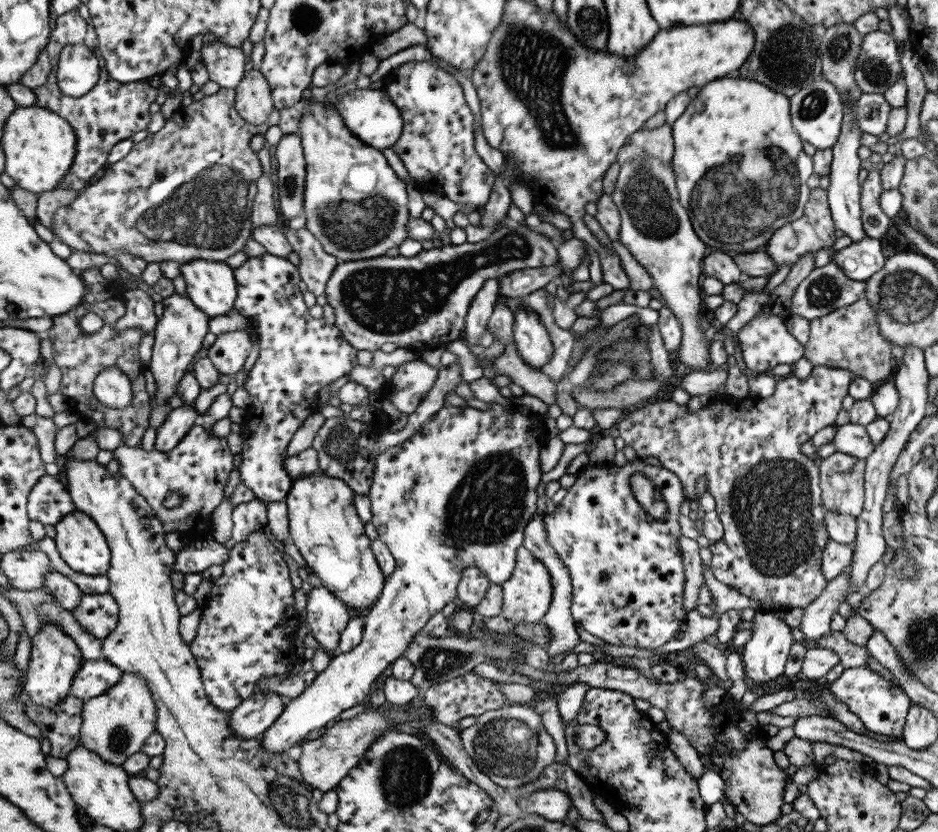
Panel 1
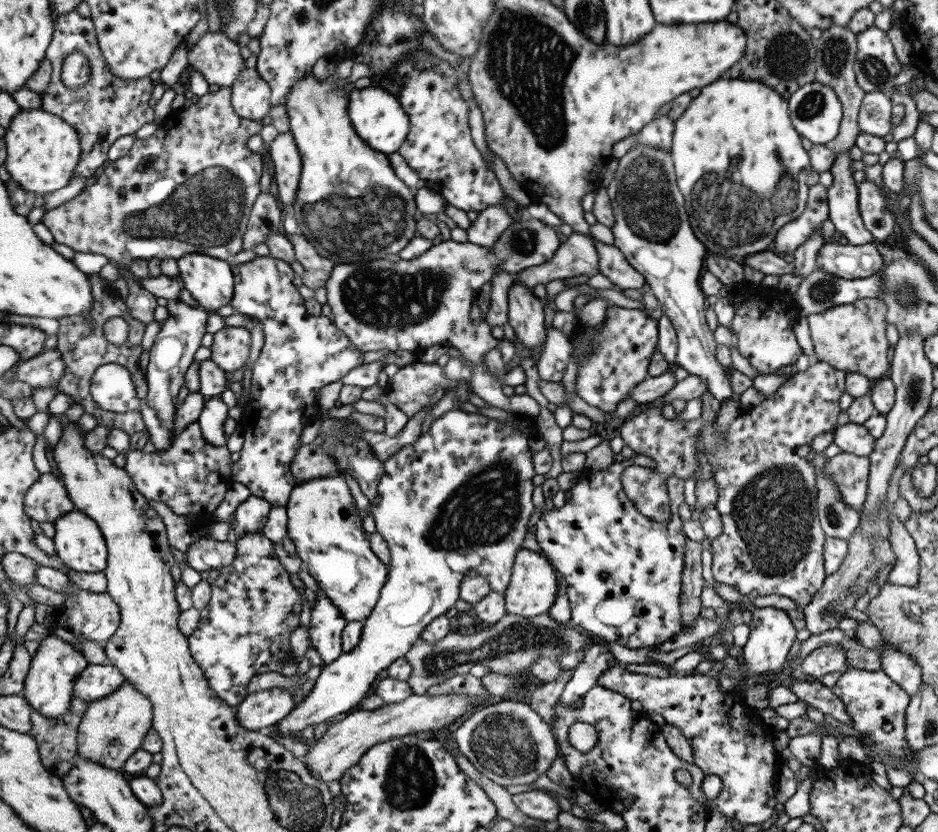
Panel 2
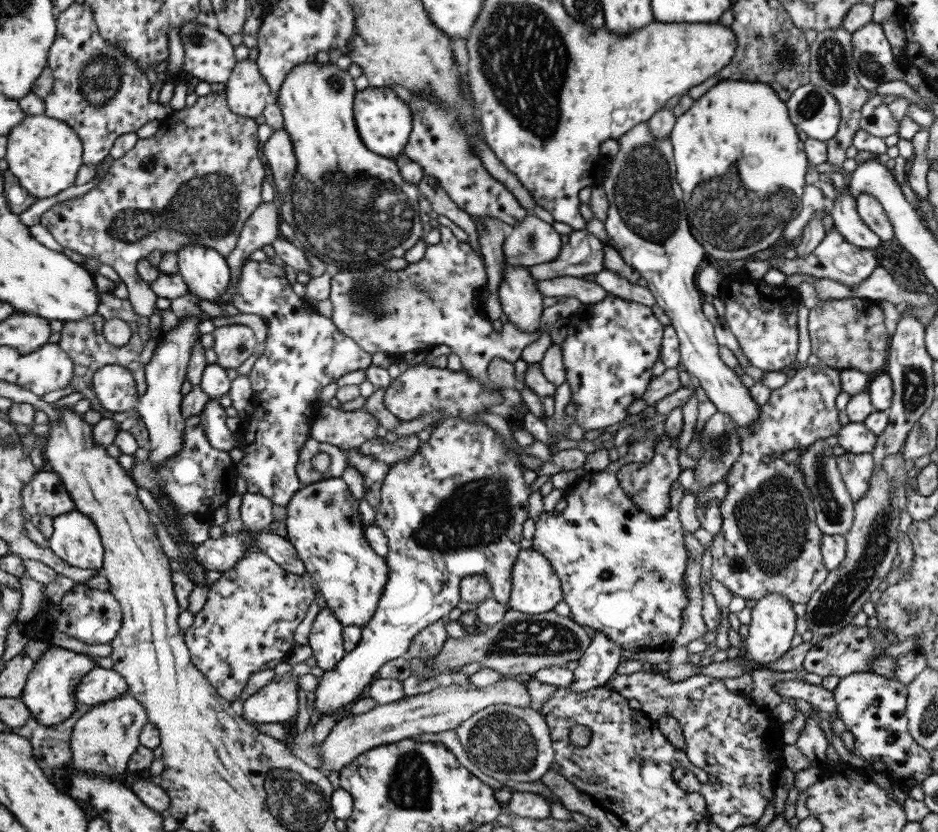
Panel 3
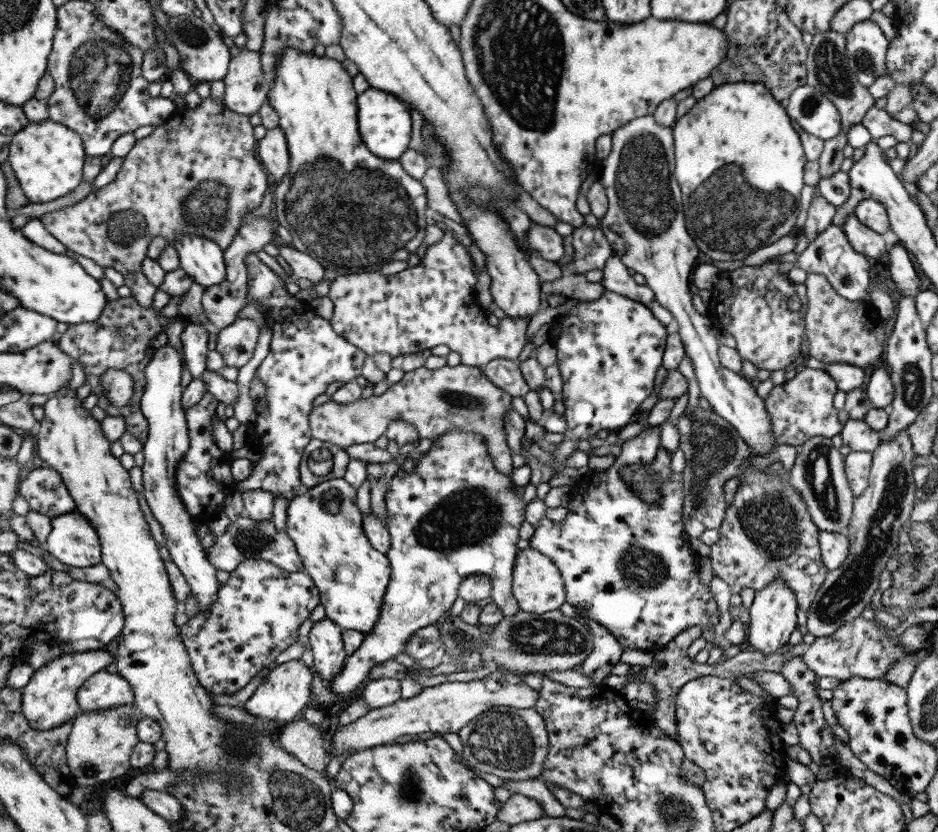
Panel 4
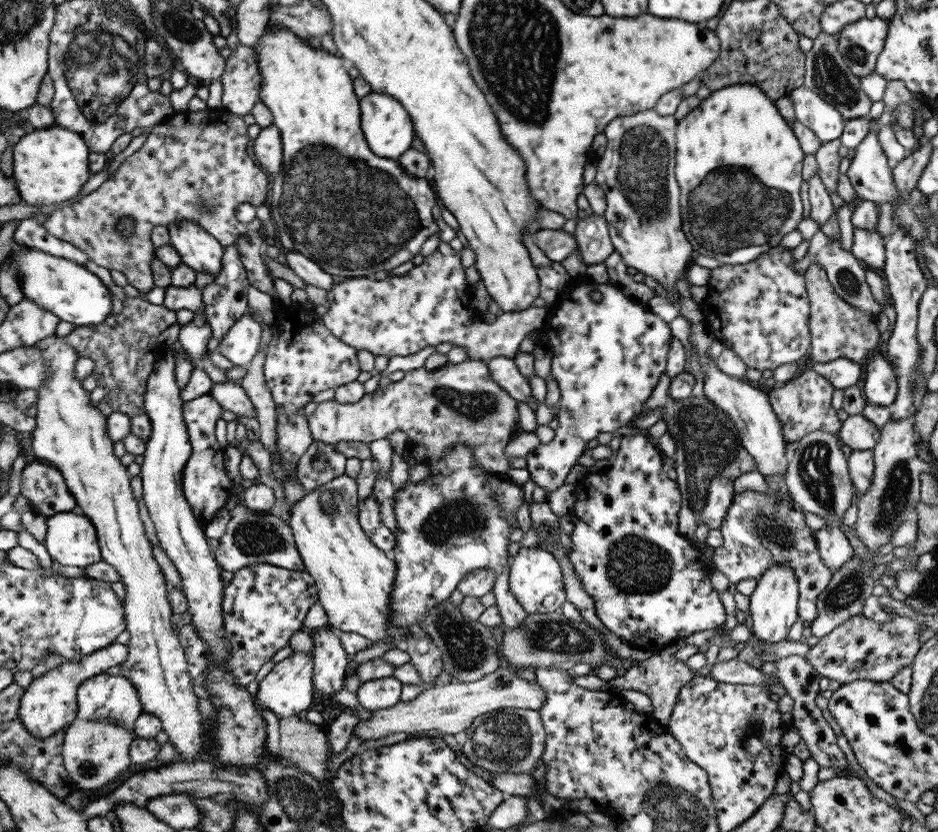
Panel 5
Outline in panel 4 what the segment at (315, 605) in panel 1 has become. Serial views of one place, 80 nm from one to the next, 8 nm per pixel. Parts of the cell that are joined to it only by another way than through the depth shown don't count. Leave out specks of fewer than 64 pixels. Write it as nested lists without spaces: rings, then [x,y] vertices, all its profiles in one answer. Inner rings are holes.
[[[324,616],[313,622],[308,632],[308,644],[312,652],[312,670],[321,680],[331,682],[341,670],[346,659],[340,635],[341,629]]]

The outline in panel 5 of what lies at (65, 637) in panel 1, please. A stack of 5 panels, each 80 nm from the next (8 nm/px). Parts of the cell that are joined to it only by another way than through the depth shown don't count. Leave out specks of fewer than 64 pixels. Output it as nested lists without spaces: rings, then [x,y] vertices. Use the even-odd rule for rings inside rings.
[[[114,643],[98,652],[84,656],[82,660],[68,660],[58,667],[35,678],[33,684],[26,689],[22,698],[20,717],[31,734],[39,738],[50,738],[67,729],[78,717],[78,690],[88,678],[106,673],[109,668],[123,664],[130,657],[130,646]]]

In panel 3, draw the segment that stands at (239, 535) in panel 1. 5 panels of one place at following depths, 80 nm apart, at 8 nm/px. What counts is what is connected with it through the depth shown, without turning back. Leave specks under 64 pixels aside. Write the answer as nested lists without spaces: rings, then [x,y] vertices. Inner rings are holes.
[[[245,491],[241,495],[239,512],[243,525],[250,530],[259,530],[270,526],[276,508],[267,497]]]

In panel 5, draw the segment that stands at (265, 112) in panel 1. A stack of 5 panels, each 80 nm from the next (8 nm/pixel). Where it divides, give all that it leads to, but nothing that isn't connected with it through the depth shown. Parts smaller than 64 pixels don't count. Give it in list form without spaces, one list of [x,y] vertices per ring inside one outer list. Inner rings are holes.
[[[237,45],[224,60],[221,83],[221,106],[231,114],[245,116],[258,101],[260,76],[254,49]]]

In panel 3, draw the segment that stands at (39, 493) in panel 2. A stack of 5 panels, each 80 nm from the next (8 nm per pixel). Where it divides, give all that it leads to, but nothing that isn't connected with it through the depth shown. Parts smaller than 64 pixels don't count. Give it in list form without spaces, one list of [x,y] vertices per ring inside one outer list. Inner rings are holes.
[[[39,471],[22,492],[28,514],[50,516],[53,520],[76,510],[76,502],[62,478],[54,471]]]

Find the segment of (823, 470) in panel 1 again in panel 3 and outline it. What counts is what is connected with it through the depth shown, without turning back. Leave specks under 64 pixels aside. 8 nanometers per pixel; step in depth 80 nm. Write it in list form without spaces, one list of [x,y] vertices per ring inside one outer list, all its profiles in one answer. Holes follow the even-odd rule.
[[[845,452],[836,457],[837,472],[839,472],[853,503],[859,500],[867,490],[868,481],[871,478],[871,472],[873,472],[871,456],[871,453]]]

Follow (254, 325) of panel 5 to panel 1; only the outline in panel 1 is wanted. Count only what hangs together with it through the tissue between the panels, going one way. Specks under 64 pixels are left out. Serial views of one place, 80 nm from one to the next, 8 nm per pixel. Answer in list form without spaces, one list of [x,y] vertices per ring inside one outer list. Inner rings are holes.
[[[239,330],[219,334],[213,346],[208,349],[208,358],[219,370],[220,375],[233,376],[233,372],[241,370],[247,354],[251,350],[249,338]]]

